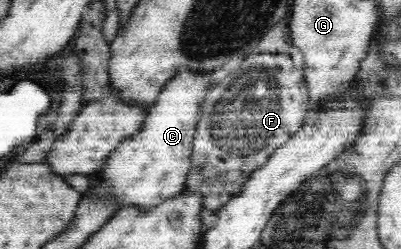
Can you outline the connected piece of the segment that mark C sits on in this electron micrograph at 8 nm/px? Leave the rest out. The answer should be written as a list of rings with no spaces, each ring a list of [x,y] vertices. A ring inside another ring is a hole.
[[[180,69],[176,79],[172,79],[158,95],[142,131],[121,143],[122,147],[117,147],[99,169],[97,175],[105,175],[105,182],[113,187],[113,195],[117,195],[118,212],[127,204],[133,204],[134,208],[154,208],[182,191],[191,168],[196,121],[201,115],[202,101],[205,102],[213,86],[212,74]]]

